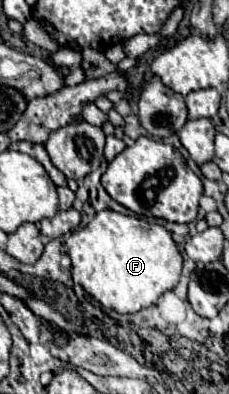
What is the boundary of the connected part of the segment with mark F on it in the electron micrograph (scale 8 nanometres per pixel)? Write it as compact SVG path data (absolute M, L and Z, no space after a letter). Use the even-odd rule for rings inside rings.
M115 210L97 212L85 228L75 230L65 240L65 248L73 260L73 282L81 284L97 302L119 314L131 314L153 306L163 292L177 286L183 266L181 252L167 228Z

